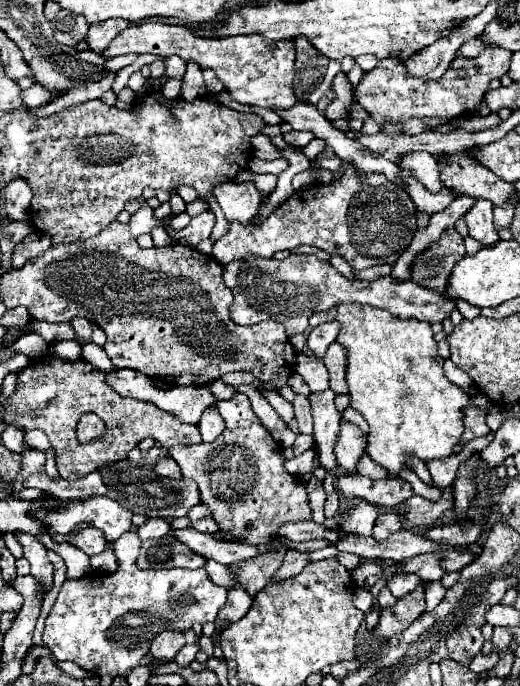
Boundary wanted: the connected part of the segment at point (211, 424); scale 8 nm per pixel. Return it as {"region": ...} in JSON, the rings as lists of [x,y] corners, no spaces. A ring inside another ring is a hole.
{"region":[[[210,406],[208,410],[204,410],[200,422],[198,422],[198,428],[200,428],[200,434],[202,434],[202,440],[204,442],[212,442],[214,438],[218,438],[224,430],[224,420],[218,412],[216,406]]]}

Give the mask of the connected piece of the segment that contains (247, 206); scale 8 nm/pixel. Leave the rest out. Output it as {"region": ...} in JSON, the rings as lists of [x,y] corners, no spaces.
{"region":[[[224,182],[216,186],[214,196],[222,206],[228,222],[240,222],[240,224],[252,222],[254,214],[262,204],[262,194],[258,192],[254,182],[244,182],[244,184]]]}

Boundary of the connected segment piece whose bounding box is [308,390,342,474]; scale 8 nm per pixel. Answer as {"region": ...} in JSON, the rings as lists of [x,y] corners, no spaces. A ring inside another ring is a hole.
{"region":[[[324,390],[320,394],[308,396],[312,404],[314,438],[316,438],[316,448],[320,450],[320,462],[332,474],[338,472],[338,462],[334,458],[334,444],[342,418],[342,414],[334,406],[334,396],[336,394],[332,390]]]}

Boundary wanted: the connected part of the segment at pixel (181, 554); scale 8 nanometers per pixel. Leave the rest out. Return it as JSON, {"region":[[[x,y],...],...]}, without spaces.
{"region":[[[166,534],[156,540],[142,542],[138,568],[202,568],[206,560],[192,552],[190,546],[184,546],[180,540],[172,538],[172,534]]]}

